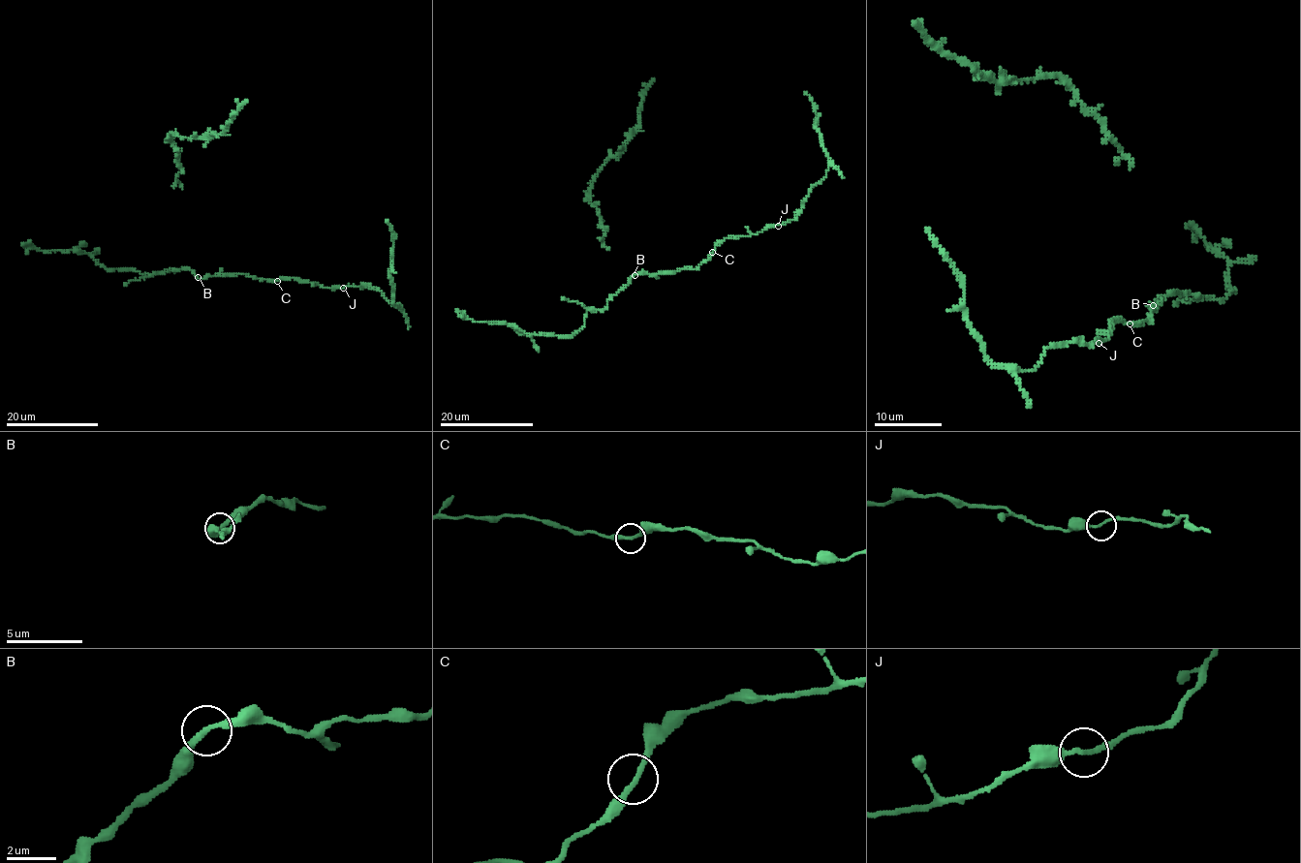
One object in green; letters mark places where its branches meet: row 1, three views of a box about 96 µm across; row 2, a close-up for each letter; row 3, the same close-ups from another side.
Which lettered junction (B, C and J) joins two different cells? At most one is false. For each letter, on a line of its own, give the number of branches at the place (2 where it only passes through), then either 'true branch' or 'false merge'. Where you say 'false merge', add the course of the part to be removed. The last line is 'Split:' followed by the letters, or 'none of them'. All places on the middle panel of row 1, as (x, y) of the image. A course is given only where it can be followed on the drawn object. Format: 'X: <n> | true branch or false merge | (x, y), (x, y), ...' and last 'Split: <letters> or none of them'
B: 2 | true branch
C: 2 | true branch
J: 2 | true branch
Split: none of them

